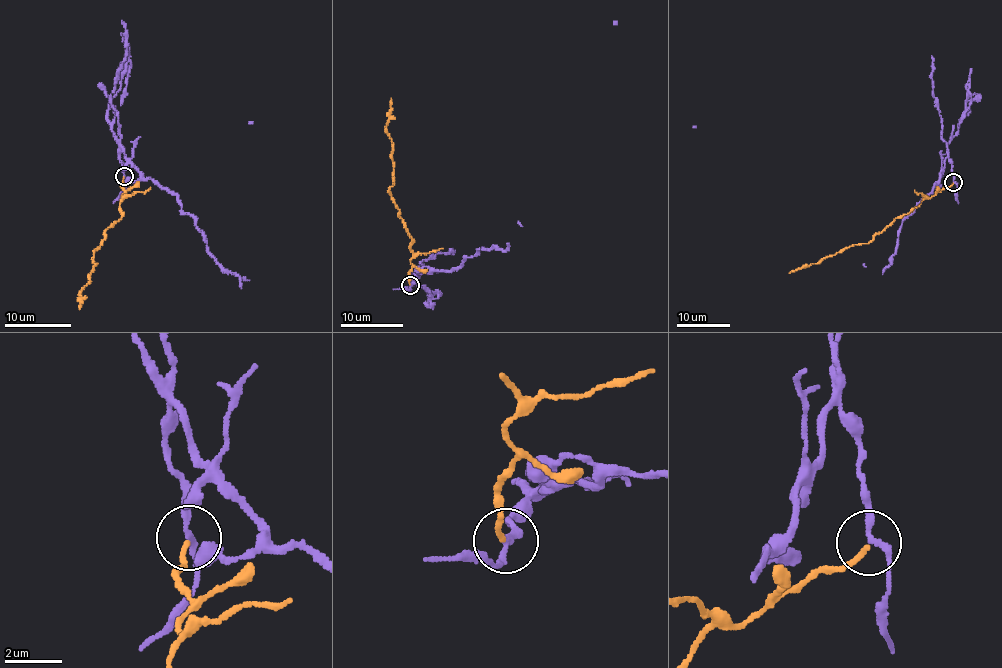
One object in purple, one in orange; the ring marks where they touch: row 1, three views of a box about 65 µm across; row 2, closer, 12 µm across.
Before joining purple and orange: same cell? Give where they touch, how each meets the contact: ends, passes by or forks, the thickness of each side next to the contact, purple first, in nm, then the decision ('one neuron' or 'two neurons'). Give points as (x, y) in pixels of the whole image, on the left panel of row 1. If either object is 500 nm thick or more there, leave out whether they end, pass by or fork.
at (124, 176); purple passes by; orange ends there; 190 nm thick on the purple side, 160 nm on the other; two neurons

